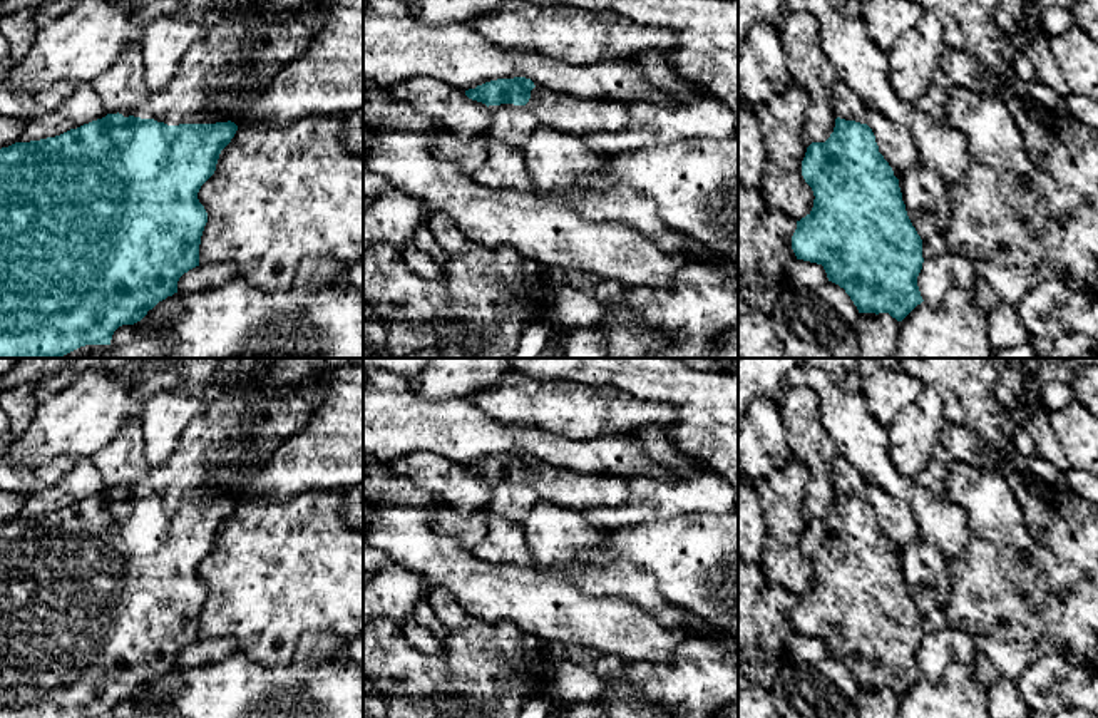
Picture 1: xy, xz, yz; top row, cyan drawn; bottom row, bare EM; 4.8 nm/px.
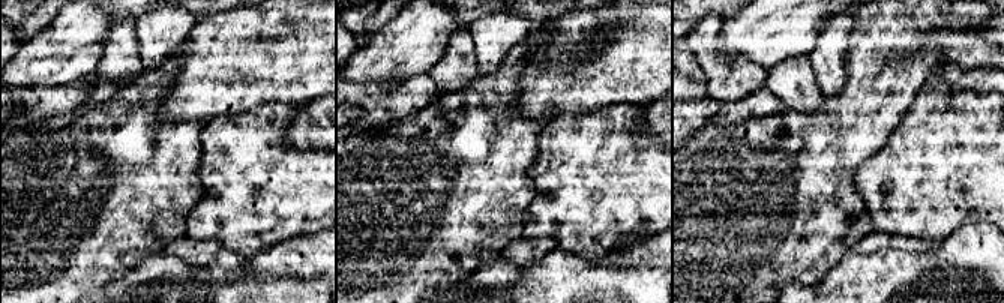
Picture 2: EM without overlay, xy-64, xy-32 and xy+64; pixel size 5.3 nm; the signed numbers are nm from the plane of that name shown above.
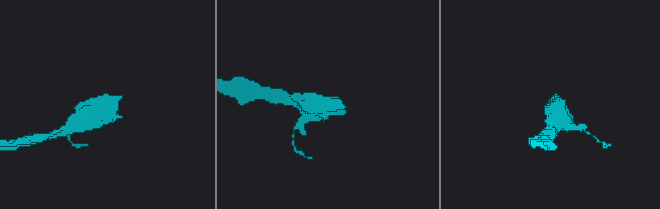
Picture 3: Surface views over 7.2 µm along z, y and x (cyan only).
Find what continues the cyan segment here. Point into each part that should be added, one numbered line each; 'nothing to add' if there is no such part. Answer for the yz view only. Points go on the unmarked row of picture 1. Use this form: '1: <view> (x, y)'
1: yz (849, 481)

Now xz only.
1: xz (553, 484)

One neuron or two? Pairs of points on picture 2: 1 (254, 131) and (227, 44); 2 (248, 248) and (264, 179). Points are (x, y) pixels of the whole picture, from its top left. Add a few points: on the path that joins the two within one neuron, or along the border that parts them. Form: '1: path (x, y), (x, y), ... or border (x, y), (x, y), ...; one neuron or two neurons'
1: border (282, 102), (264, 102), (242, 113), (213, 119); two neurons
2: path (248, 231), (248, 203), (255, 195); one neuron

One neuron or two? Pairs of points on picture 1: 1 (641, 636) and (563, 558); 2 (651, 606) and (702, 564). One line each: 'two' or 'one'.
1: two
2: two

